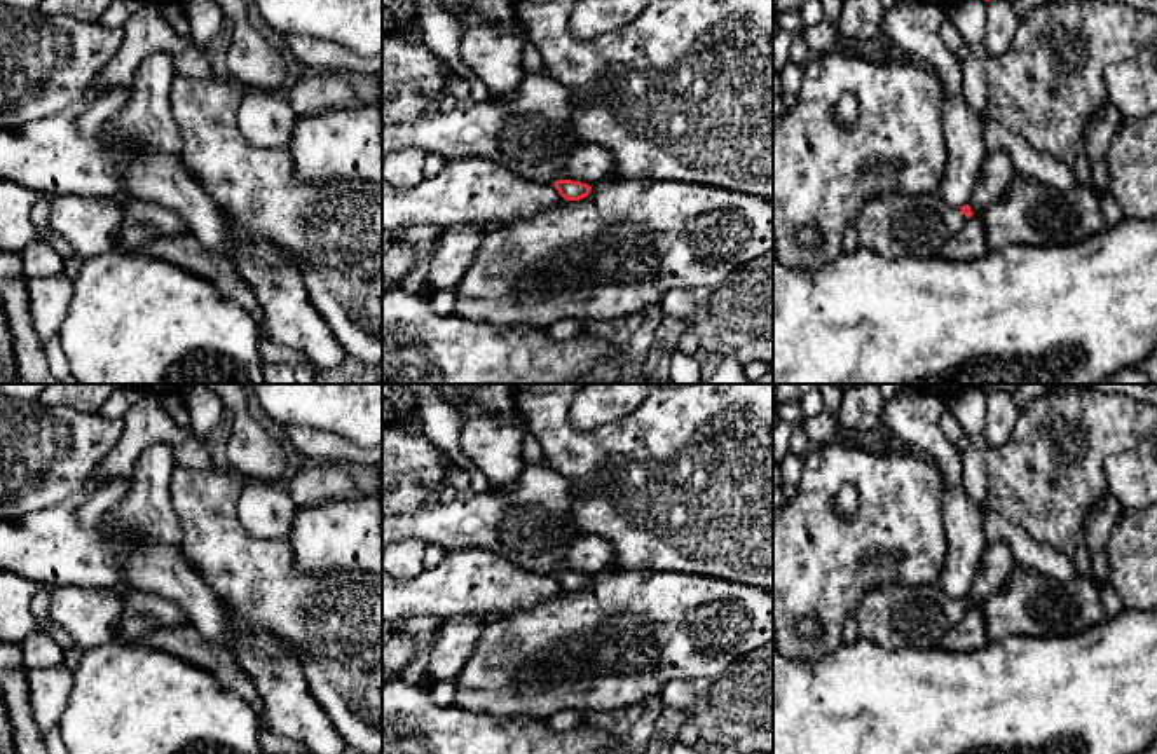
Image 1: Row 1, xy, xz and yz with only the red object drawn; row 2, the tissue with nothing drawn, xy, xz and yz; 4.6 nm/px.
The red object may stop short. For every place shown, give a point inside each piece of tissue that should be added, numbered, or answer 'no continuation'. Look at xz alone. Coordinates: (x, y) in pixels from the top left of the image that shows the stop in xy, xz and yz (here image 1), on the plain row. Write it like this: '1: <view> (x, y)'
1: xz (529, 522)

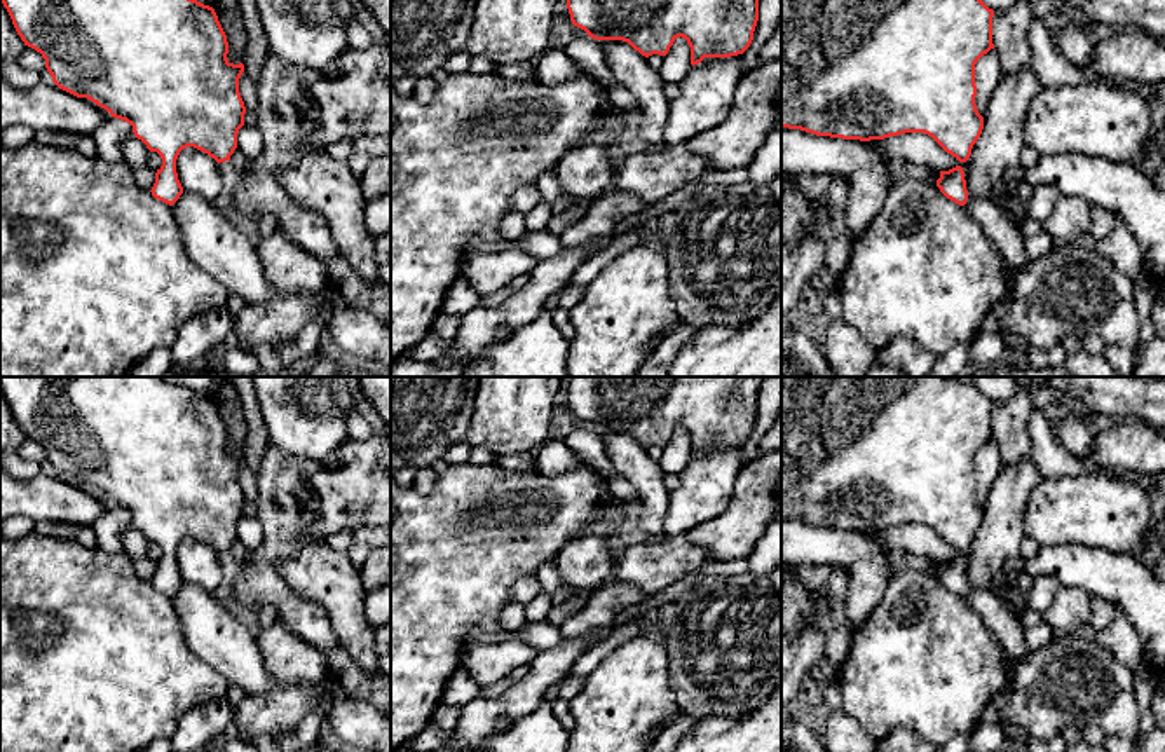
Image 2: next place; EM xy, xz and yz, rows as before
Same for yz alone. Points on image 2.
1: yz (1005, 628)

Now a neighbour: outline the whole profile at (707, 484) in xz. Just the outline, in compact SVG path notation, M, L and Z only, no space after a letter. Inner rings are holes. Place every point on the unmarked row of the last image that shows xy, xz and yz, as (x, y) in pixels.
M743 445L705 448L684 468L680 487L670 496L664 537L685 536L722 511L732 501L734 483L743 469Z

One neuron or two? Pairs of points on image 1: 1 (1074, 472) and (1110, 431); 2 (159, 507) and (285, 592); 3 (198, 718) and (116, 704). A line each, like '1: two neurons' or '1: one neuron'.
1: one neuron
2: two neurons
3: one neuron

